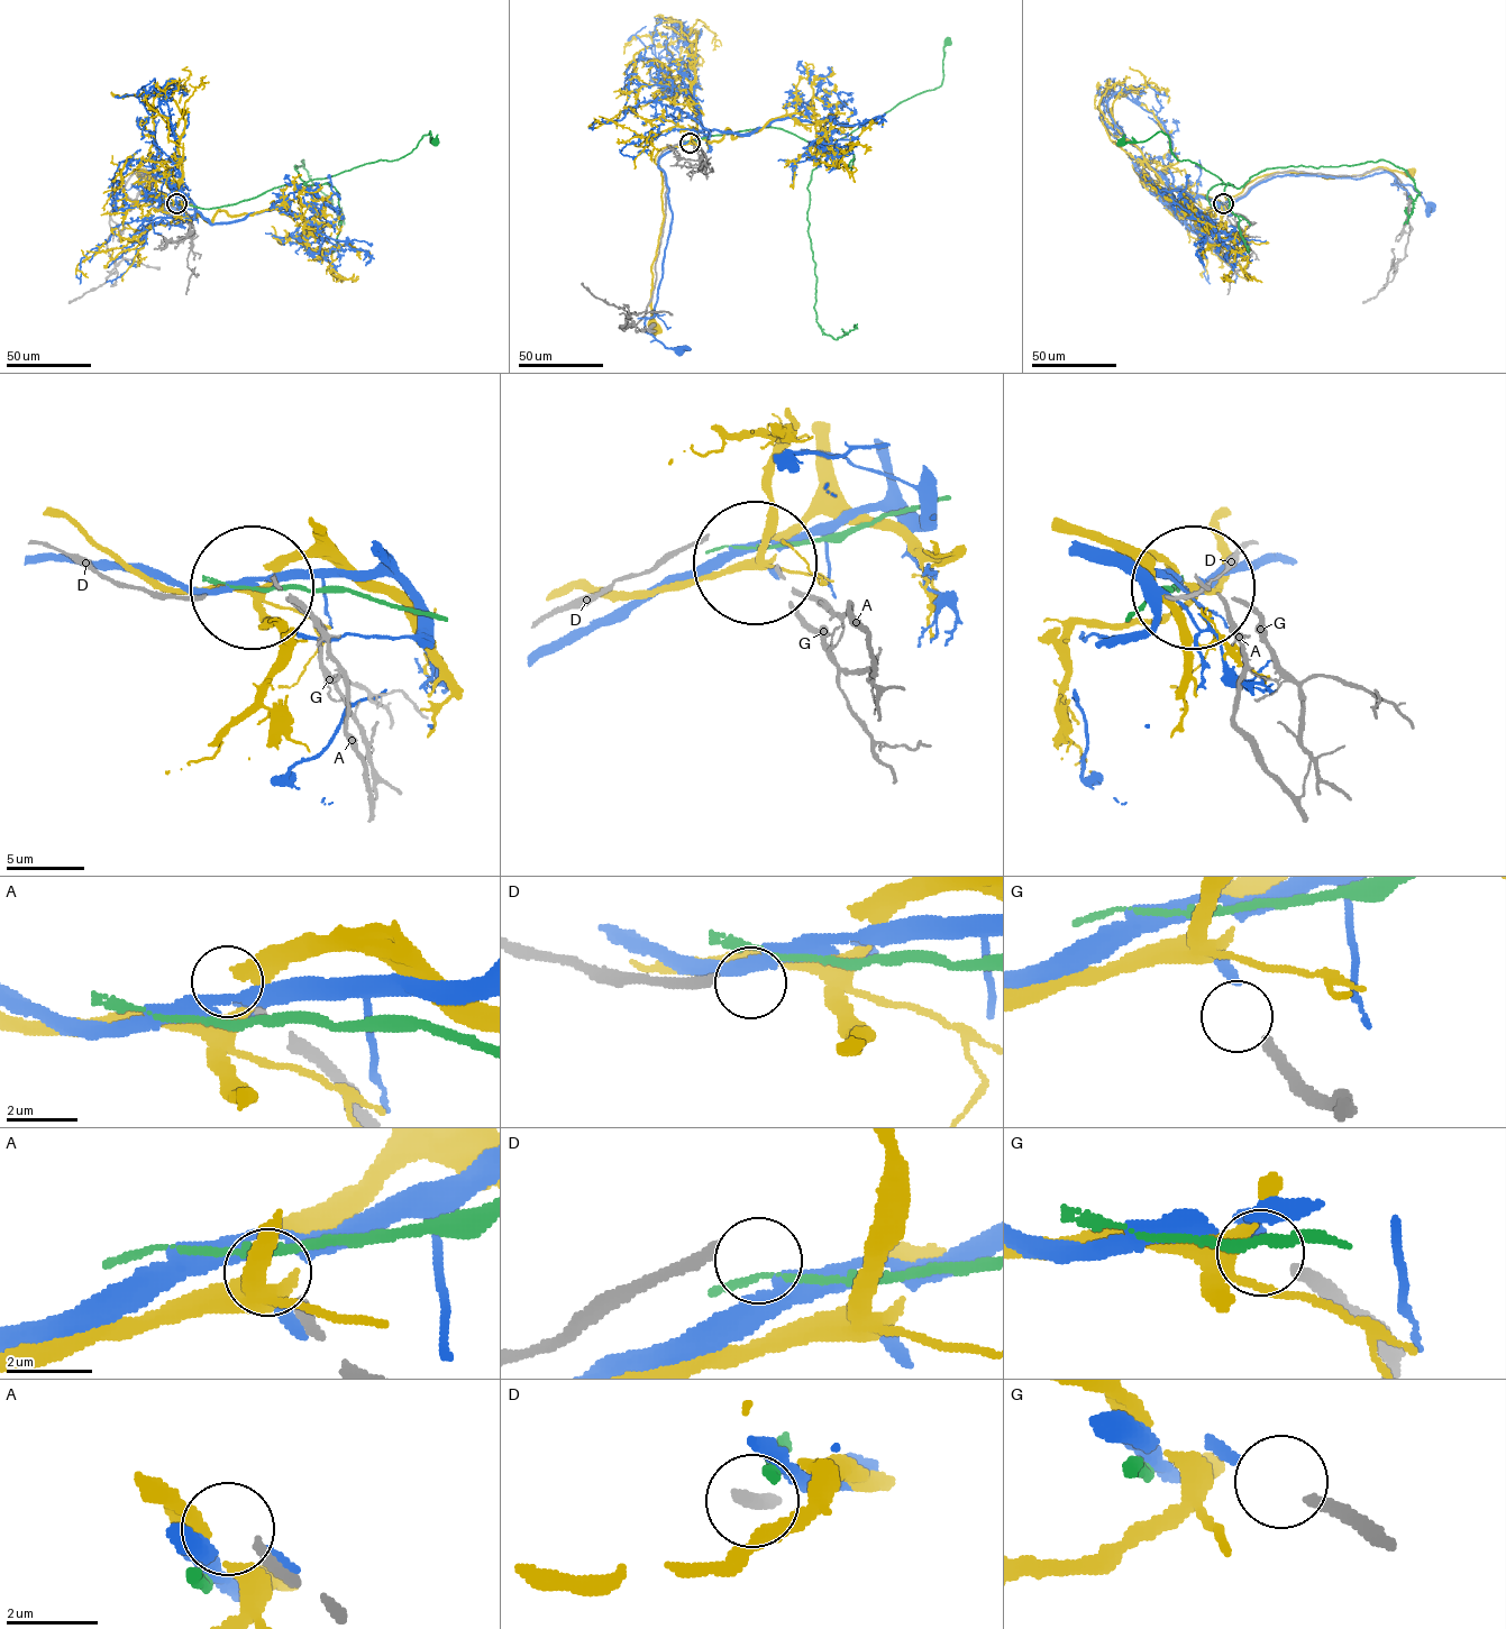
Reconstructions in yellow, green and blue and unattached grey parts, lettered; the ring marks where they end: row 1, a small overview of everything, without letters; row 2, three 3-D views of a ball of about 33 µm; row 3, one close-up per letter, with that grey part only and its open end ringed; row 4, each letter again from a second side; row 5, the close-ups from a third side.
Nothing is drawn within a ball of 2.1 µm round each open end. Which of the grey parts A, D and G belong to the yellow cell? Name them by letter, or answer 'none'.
A

